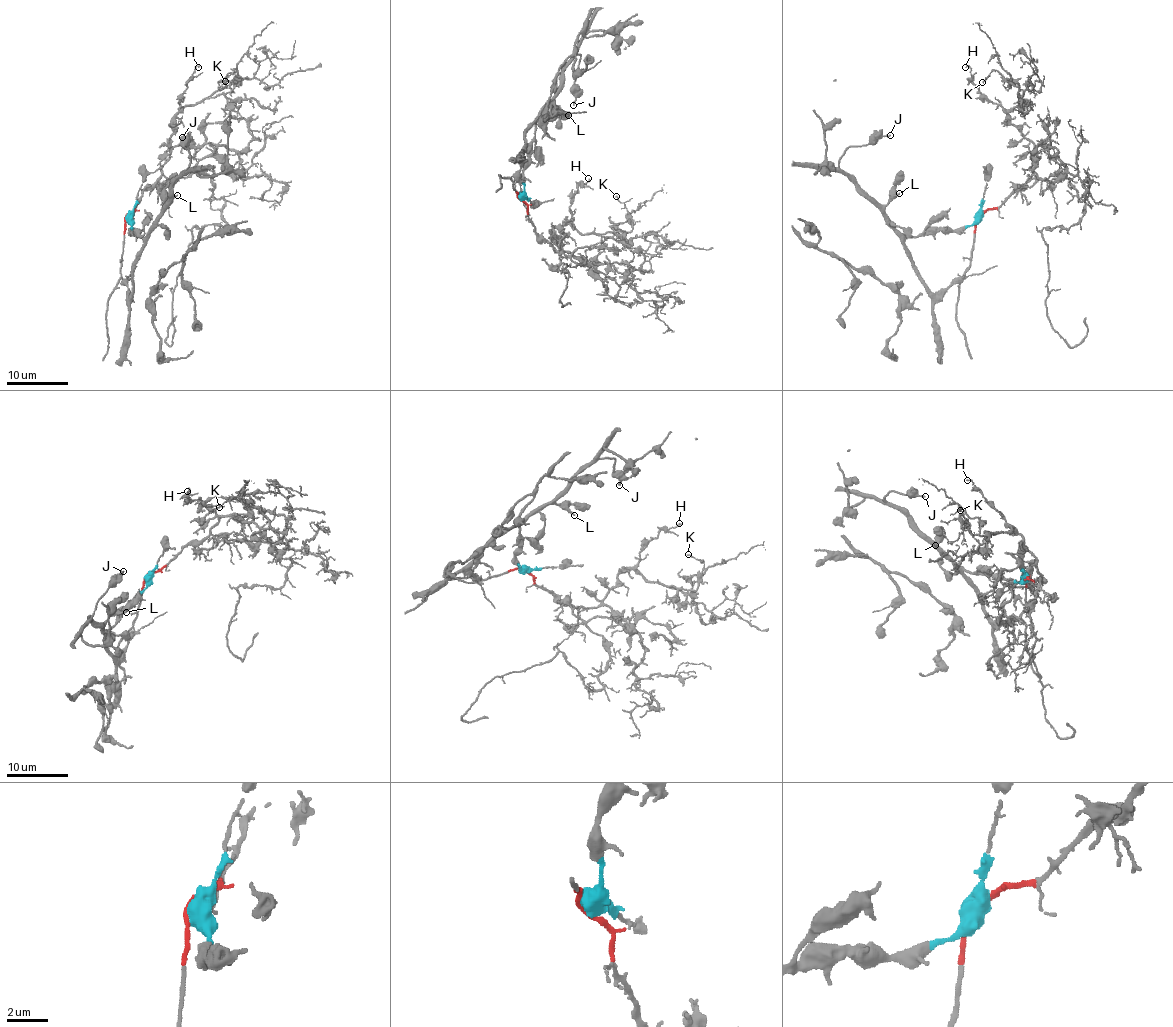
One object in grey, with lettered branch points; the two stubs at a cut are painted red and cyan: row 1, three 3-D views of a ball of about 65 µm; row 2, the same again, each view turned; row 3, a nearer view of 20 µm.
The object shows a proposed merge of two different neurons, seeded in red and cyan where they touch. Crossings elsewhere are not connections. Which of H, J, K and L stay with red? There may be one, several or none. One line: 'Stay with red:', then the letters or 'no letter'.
Stay with red: H, K

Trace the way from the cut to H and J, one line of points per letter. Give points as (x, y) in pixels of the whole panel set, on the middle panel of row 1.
H: (519, 198), (527, 206), (534, 230), (553, 248), (562, 251), (562, 227), (571, 218), (572, 197), (589, 178)
J: (519, 197), (524, 187), (535, 123), (559, 85), (559, 74), (577, 55), (580, 56), (572, 105)

